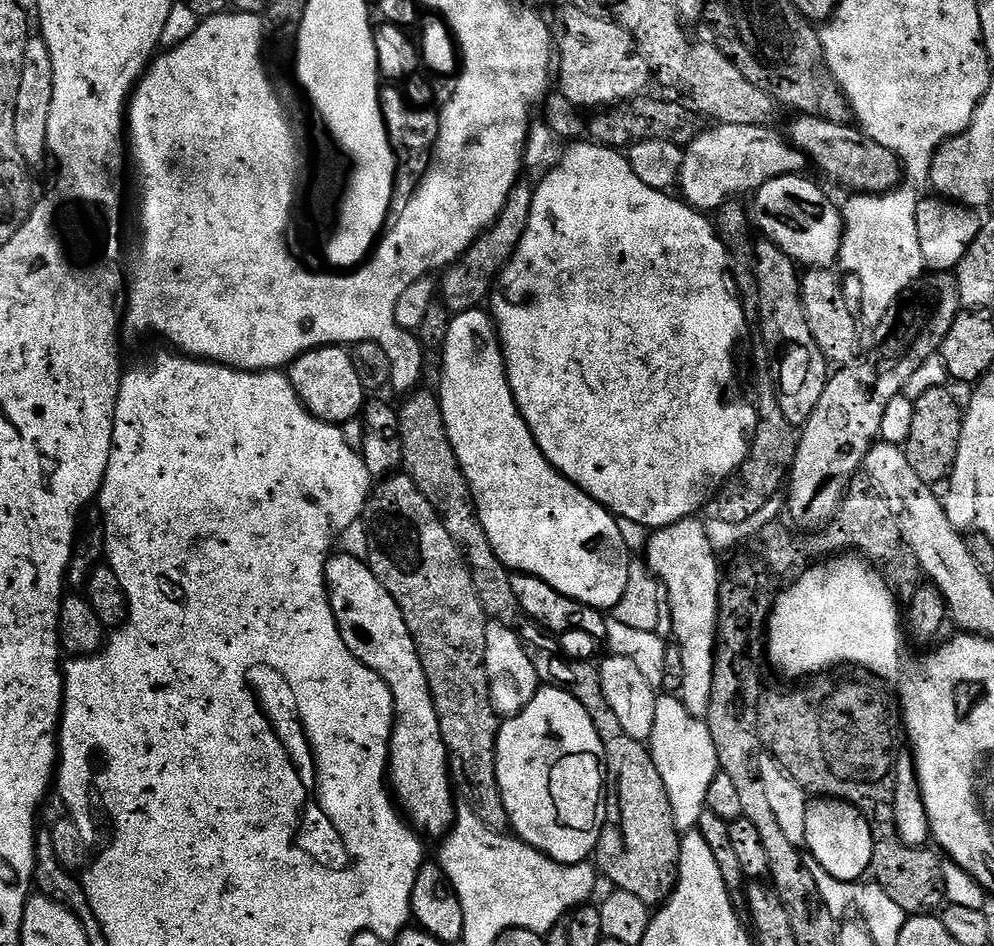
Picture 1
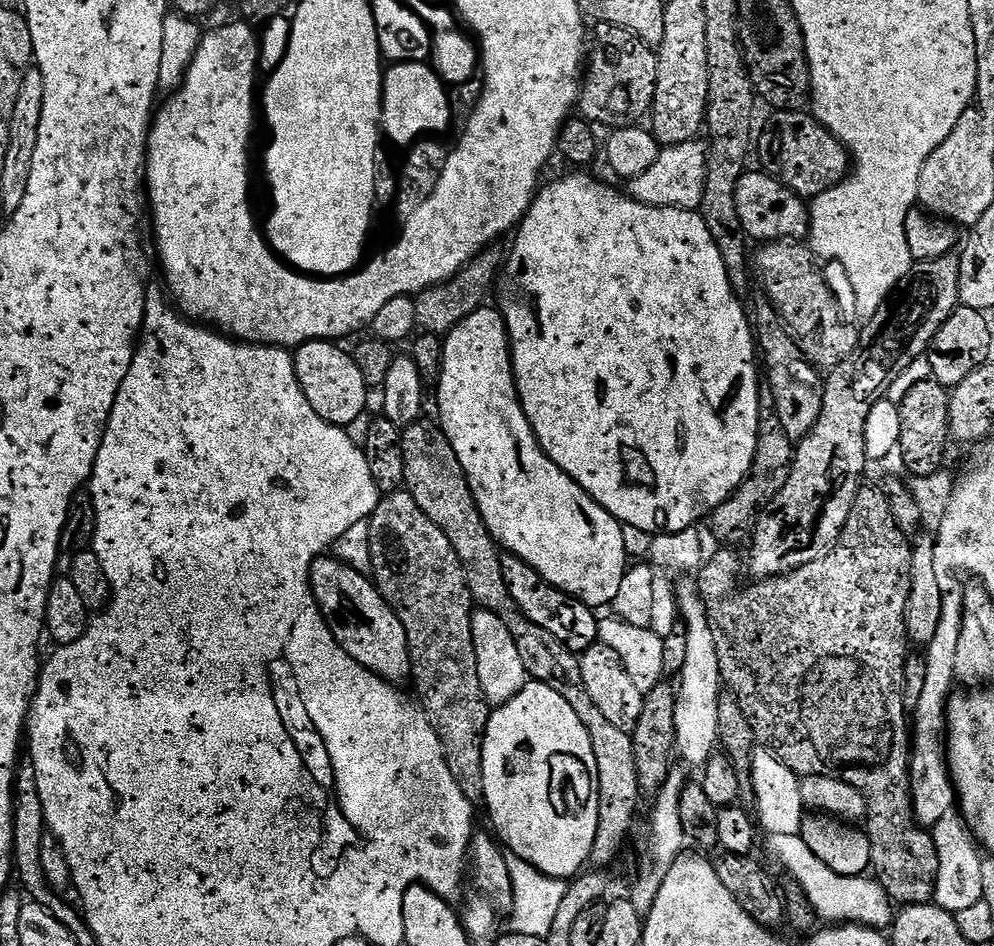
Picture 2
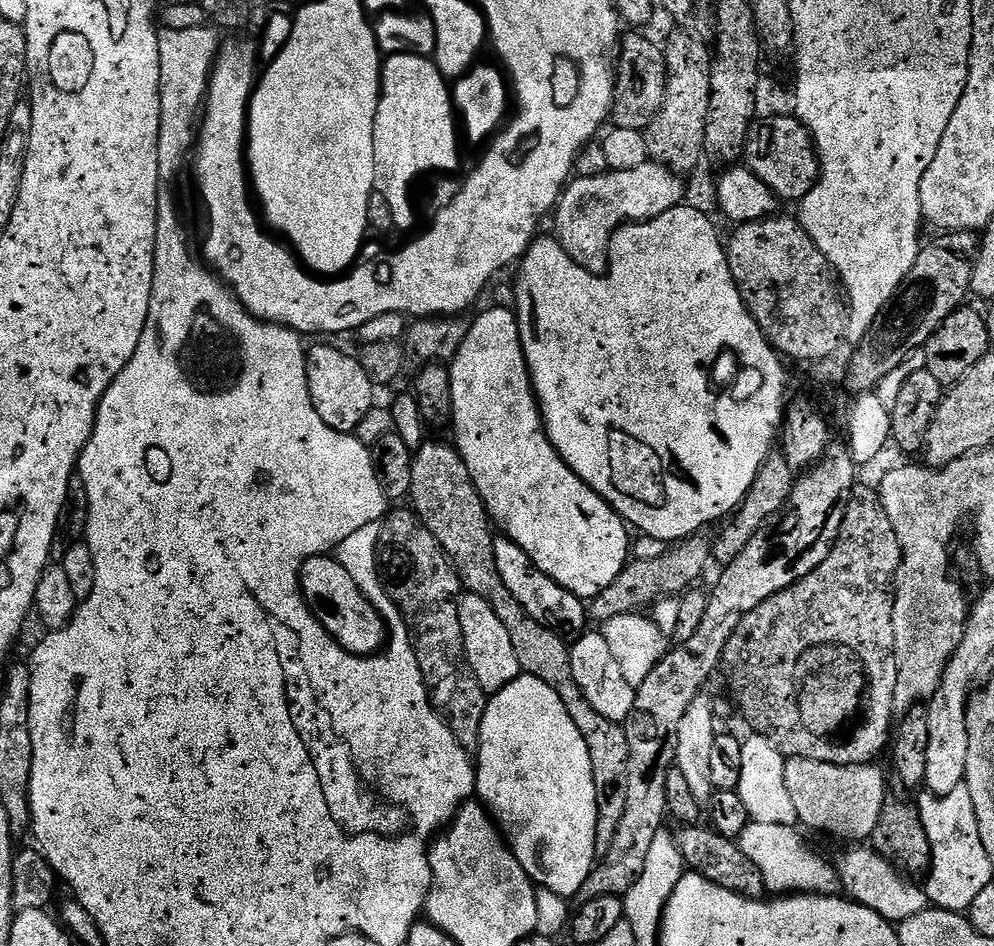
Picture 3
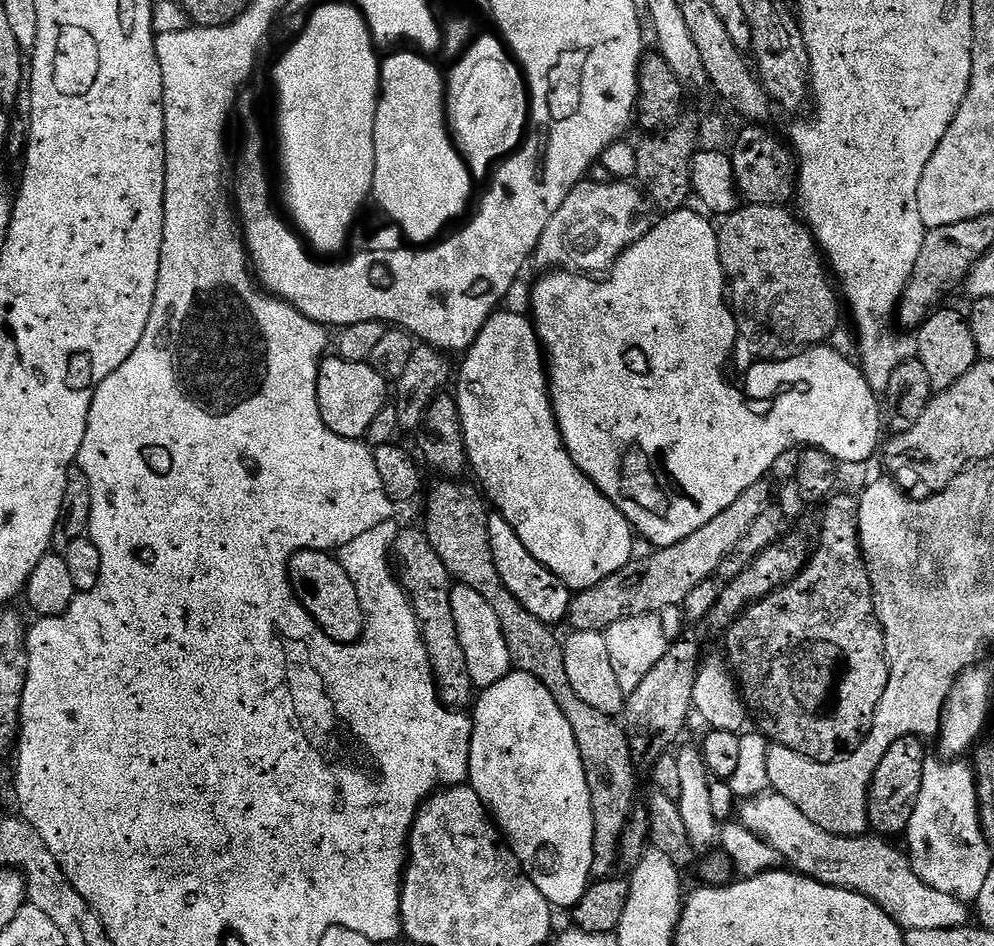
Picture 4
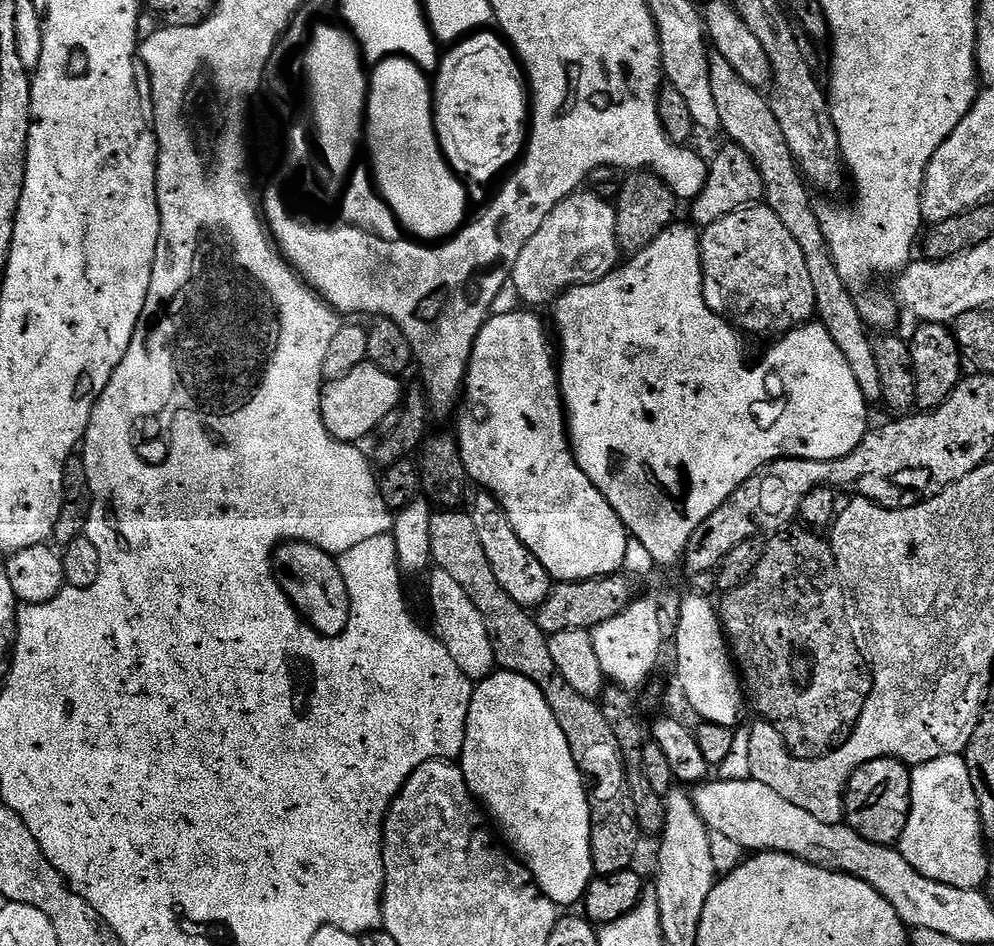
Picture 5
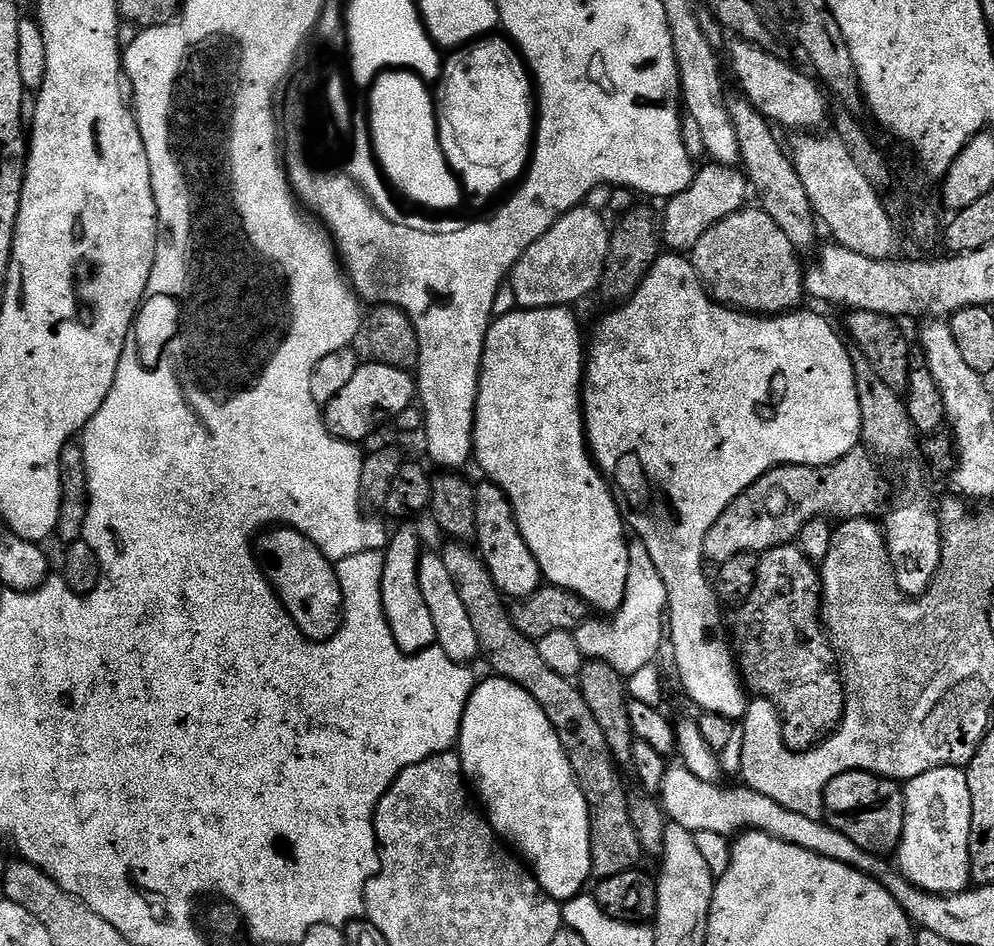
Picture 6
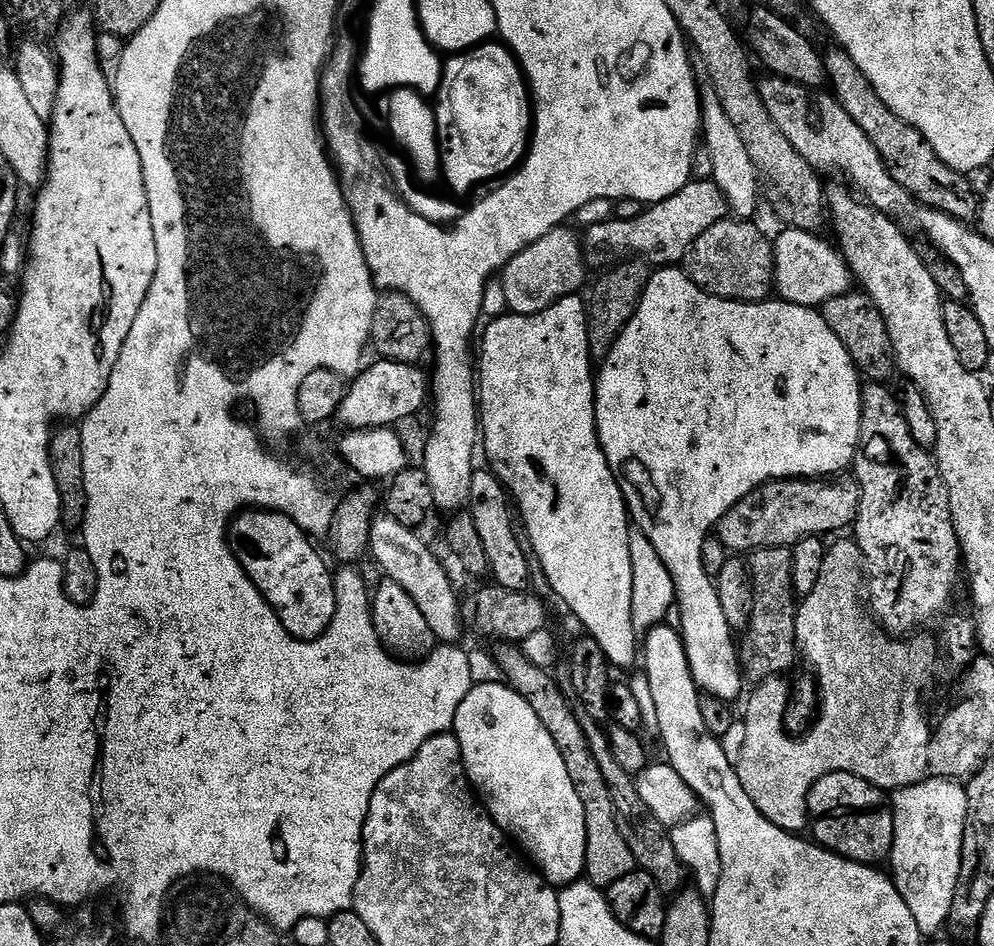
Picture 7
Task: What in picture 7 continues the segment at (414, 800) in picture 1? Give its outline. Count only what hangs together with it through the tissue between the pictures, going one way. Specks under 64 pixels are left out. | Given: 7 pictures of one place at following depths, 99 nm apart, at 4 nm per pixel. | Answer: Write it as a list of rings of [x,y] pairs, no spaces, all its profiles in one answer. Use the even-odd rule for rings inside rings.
[[[244,510],[230,524],[230,543],[238,562],[278,614],[284,629],[299,640],[318,640],[332,625],[335,614],[335,582],[333,569],[328,569],[324,556],[315,548],[307,532],[289,516],[275,510]]]

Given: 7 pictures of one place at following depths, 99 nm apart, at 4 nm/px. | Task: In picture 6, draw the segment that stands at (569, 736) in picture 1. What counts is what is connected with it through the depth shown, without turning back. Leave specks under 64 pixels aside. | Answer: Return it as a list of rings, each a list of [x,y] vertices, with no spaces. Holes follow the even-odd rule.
[[[481,679],[466,702],[458,741],[464,775],[496,835],[527,861],[542,890],[555,900],[572,900],[585,891],[584,883],[592,876],[588,803],[542,706],[538,706],[538,702],[513,680],[491,679]]]

